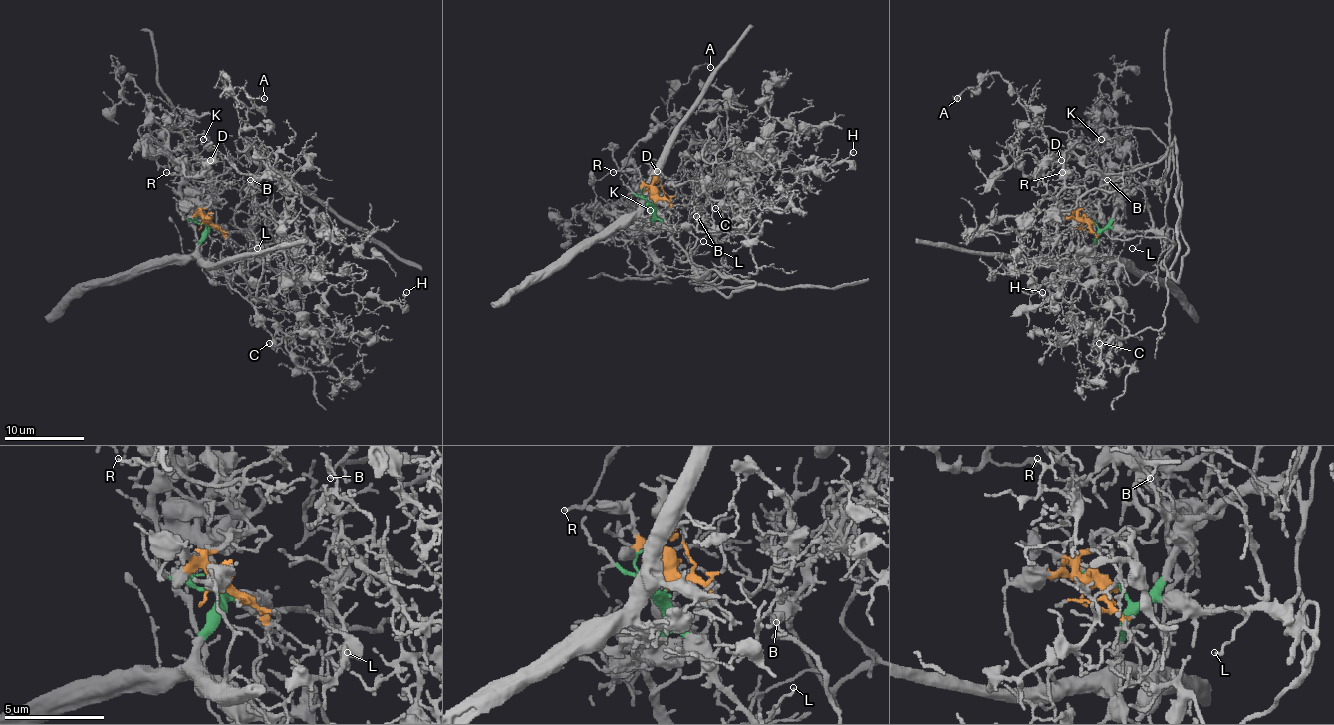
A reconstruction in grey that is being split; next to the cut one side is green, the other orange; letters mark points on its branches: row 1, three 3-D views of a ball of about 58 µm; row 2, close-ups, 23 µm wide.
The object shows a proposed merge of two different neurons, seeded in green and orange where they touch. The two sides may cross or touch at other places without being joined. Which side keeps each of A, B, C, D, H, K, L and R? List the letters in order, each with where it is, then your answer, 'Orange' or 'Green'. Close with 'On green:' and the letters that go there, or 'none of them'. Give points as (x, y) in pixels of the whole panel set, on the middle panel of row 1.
A: Place: (710, 67). Orange
B: Place: (696, 216). Orange
C: Place: (715, 208). Orange
D: Place: (657, 171). Orange
H: Place: (853, 152). Orange
K: Place: (650, 210). Orange
L: Place: (703, 241). Green
R: Place: (613, 172). Orange
On green: L

